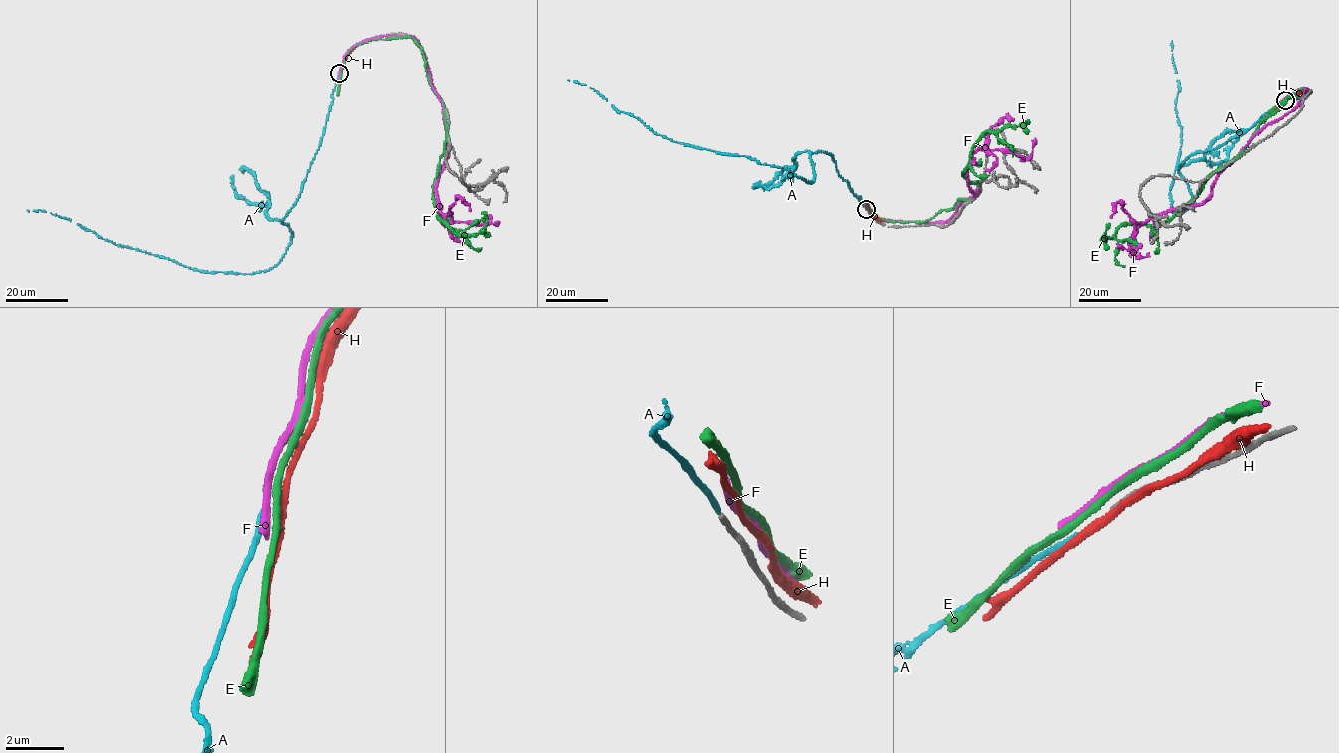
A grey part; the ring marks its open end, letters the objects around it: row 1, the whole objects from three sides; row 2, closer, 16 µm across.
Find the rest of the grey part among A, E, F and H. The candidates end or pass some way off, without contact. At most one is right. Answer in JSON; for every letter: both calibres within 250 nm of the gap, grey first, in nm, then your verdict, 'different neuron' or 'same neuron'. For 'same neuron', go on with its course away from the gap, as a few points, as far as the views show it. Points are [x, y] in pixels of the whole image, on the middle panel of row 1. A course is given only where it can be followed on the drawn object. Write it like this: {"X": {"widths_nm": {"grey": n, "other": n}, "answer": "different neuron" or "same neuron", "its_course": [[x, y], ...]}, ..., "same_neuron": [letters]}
{"A": {"widths_nm": {"grey": 160, "other": 180}, "answer": "same neuron", "its_course": [[866, 209], [838, 173], [831, 155], [811, 154], [811, 183], [747, 156], [654, 134], [593, 88], [568, 80]]}, "E": {"widths_nm": {"grey": 160, "other": 220}, "answer": "different neuron"}, "F": {"widths_nm": {"grey": 160, "other": 240}, "answer": "different neuron"}, "H": {"widths_nm": {"grey": 160, "other": 220}, "answer": "different neuron"}, "same_neuron": ["A"]}

